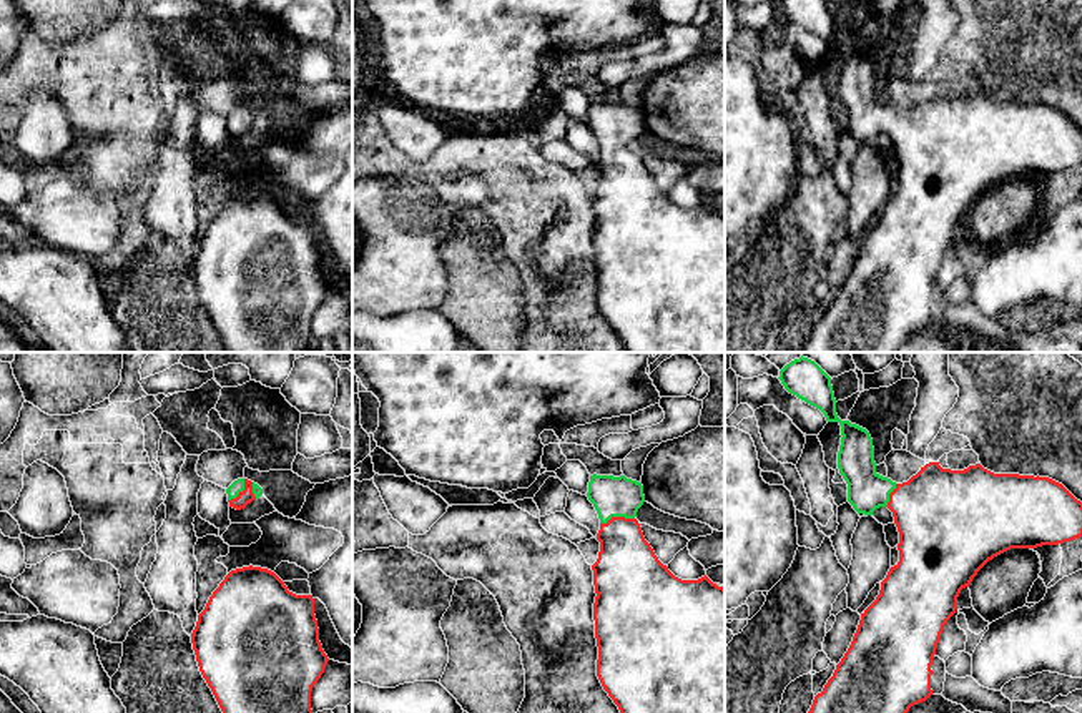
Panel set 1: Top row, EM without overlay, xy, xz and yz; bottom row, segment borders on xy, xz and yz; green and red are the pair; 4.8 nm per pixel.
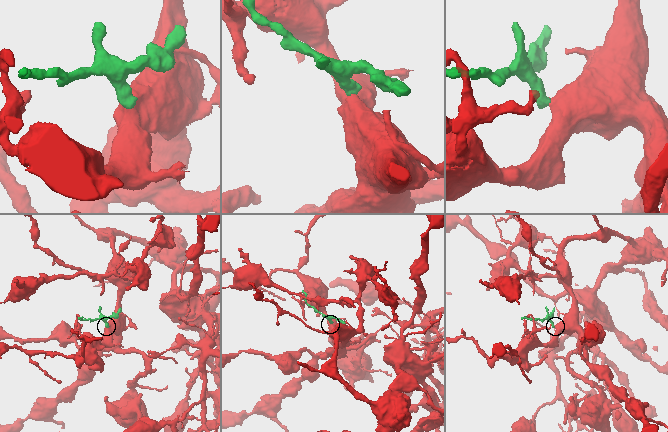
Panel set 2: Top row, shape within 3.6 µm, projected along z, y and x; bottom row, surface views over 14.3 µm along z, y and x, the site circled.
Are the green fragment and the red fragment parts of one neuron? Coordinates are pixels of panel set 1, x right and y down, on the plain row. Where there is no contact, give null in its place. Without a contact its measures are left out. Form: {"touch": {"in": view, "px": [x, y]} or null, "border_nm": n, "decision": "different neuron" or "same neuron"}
{"touch": {"in": "xz", "px": [617, 143]}, "border_nm": 170, "decision": "same neuron"}

